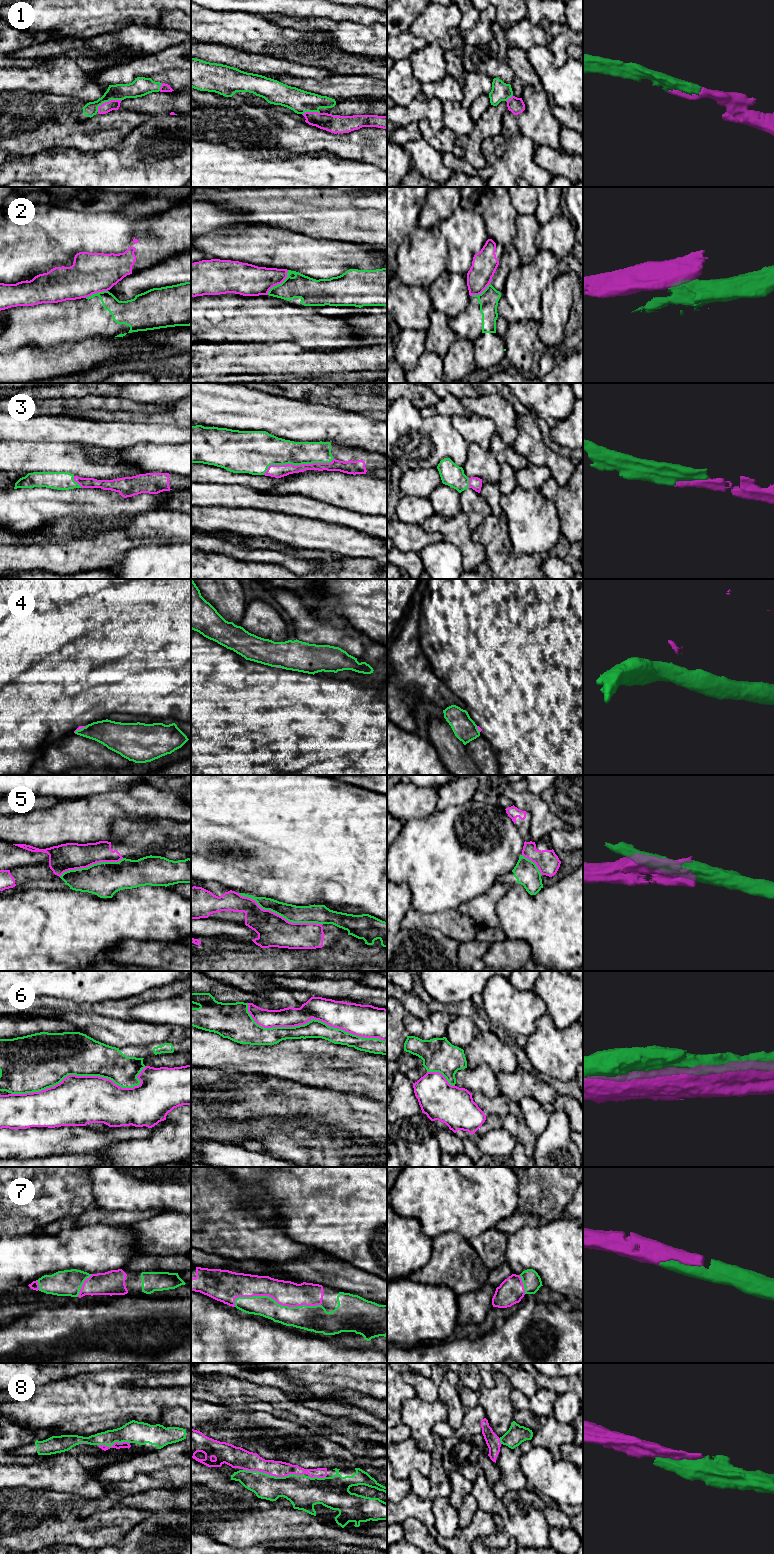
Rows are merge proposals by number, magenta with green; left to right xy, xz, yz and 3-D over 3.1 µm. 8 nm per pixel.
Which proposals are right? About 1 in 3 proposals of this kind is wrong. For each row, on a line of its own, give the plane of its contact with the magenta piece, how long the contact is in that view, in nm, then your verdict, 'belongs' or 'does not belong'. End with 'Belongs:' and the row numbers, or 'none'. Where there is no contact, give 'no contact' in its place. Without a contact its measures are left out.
1: xy | 220 nm | belongs
2: xz | 260 nm | does not belong
3: xz | 600 nm | belongs
4: xy | 130 nm | does not belong
5: xz | 700 nm | does not belong
6: xz | 1150 nm | does not belong
7: xz | 700 nm | belongs
8: xz | 480 nm | belongs
Belongs: 1, 3, 7, 8

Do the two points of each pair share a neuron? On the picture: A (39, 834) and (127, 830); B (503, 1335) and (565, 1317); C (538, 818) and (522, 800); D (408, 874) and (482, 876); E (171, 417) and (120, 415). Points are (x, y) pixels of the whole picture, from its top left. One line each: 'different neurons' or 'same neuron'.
A: different neurons
B: same neuron
C: same neuron
D: same neuron
E: same neuron

